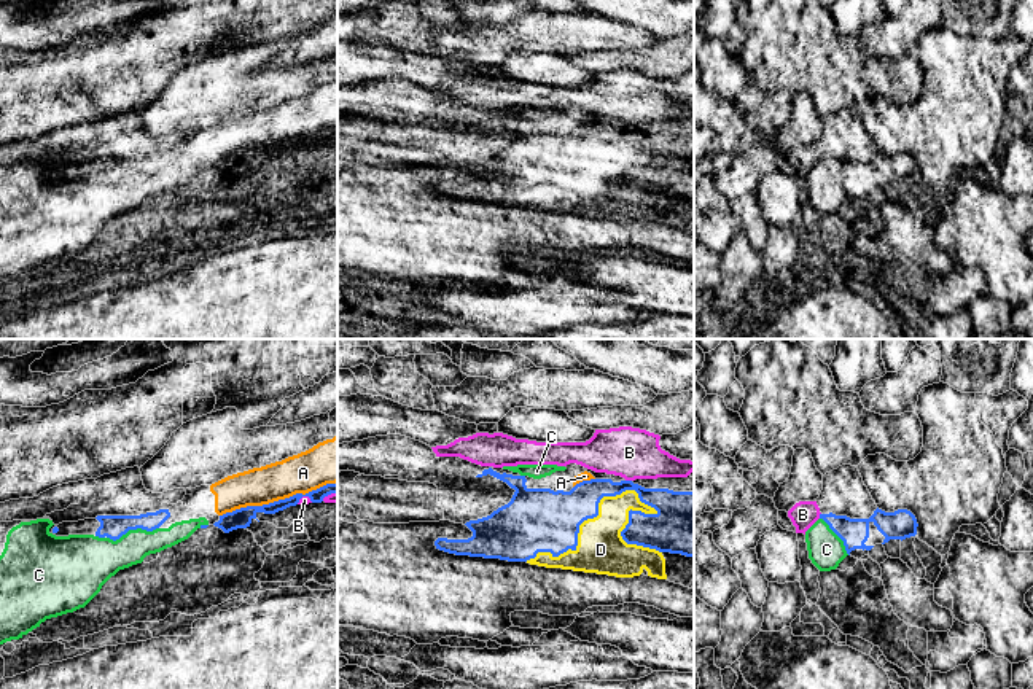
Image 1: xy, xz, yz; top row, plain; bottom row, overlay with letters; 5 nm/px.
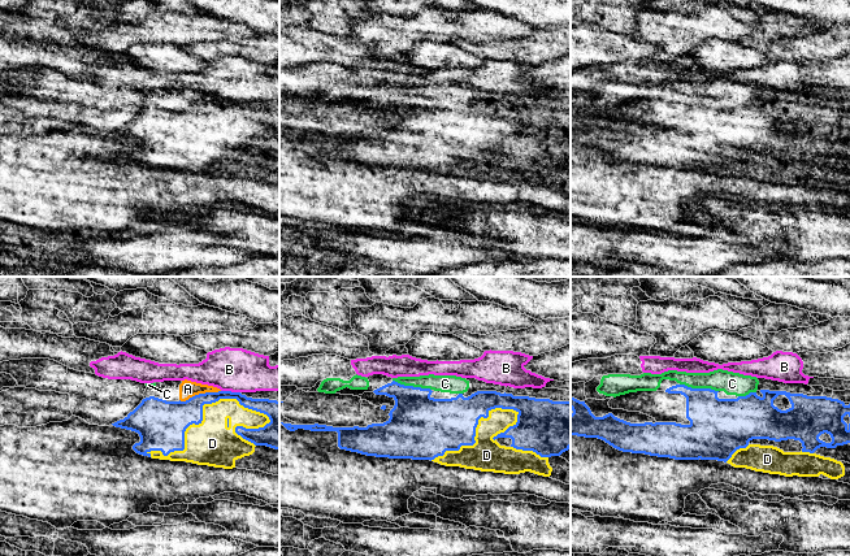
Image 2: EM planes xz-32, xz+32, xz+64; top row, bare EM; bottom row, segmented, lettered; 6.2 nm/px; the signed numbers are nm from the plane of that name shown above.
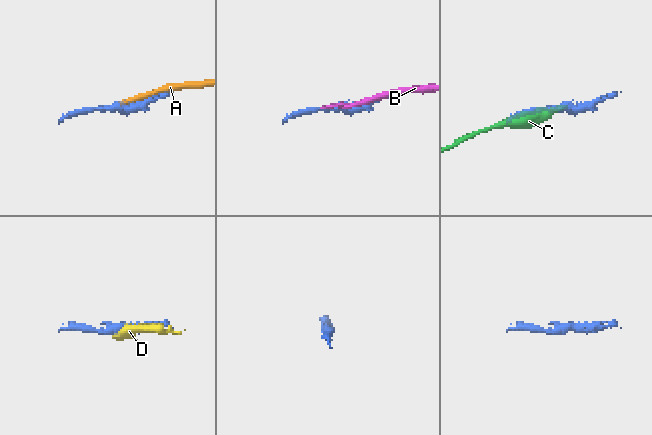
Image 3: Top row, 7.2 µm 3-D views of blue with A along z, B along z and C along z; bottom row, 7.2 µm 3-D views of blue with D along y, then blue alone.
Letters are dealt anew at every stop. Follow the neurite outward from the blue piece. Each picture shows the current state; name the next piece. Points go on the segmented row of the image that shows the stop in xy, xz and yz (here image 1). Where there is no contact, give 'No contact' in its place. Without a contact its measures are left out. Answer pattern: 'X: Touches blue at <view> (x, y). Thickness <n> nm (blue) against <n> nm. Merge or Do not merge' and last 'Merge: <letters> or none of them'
A: Touches blue at xy (279, 500). Thickness 100 nm (blue) against 200 nm. Do not merge
B: Touches blue at xz (629, 481). Thickness 160 nm (blue) against 260 nm. Do not merge
C: Touches blue at xy (132, 529). Thickness 120 nm (blue) against 240 nm. Do not merge
D: Touches blue at xz (589, 517). Thickness 320 nm (blue) against 240 nm. Merge
Merge: D

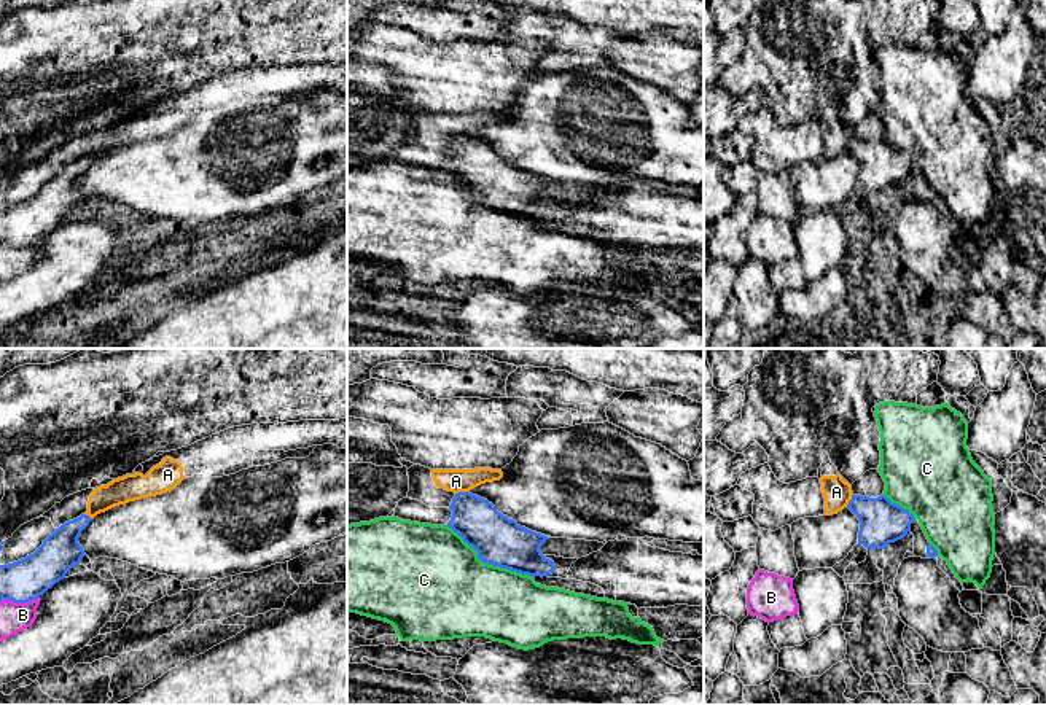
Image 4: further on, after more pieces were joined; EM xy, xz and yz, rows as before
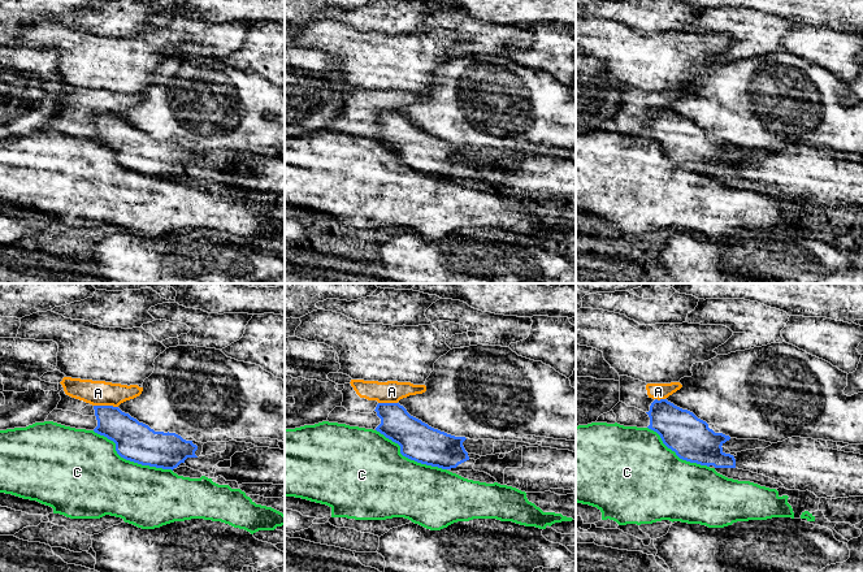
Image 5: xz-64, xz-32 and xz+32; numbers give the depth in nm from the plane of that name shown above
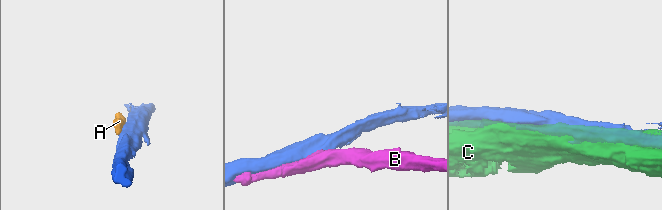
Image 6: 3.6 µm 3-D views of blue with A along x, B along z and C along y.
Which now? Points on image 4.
A: Touches blue at xz (462, 492). Thickness 220 nm (blue) against 120 nm. Do not merge
B: Touches blue at xy (19, 602). Thickness 220 nm (blue) against 140 nm. Do not merge
C: Touches blue at xz (487, 562). Thickness 240 nm (blue) against 460 nm. Do not merge
Merge: none of them

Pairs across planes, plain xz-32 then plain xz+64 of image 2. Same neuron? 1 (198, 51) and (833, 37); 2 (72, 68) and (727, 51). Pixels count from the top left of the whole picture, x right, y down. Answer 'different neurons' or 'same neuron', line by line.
1: same neuron
2: different neurons

